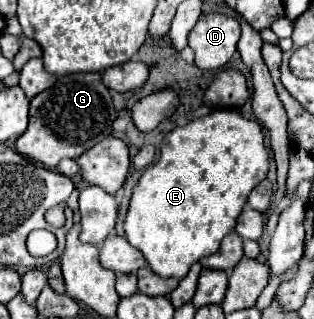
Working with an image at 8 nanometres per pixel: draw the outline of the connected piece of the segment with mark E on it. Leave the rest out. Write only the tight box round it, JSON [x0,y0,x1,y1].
[124,109,268,279]

